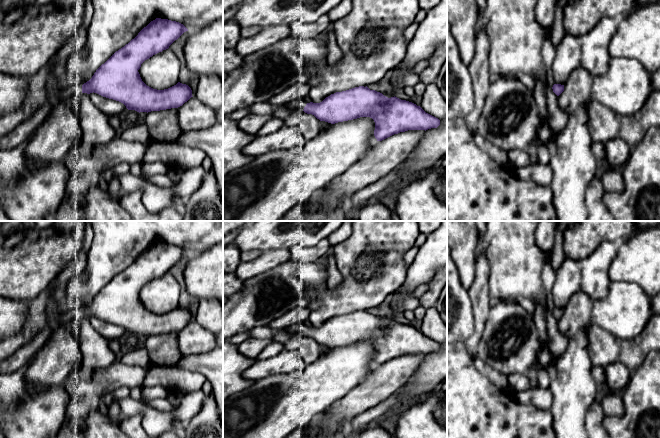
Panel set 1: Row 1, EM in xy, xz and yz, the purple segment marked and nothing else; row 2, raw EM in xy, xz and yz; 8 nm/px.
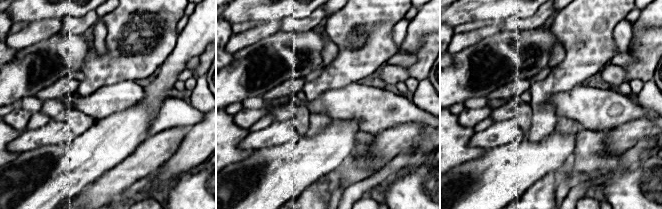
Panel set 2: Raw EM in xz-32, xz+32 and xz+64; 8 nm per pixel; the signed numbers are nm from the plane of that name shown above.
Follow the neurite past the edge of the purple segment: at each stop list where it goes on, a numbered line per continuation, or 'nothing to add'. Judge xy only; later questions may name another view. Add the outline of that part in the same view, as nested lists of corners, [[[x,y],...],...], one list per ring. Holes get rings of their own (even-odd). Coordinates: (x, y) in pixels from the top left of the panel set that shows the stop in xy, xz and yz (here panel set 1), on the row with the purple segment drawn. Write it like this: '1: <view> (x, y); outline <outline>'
1: xy (20, 135); outline [[[82,85],[66,87],[60,93],[48,98],[46,102],[40,106],[28,119],[20,123],[8,134],[0,137],[0,150],[9,150],[26,145],[32,138],[39,125],[50,114],[52,107],[63,99],[70,98],[74,95],[81,97]]]

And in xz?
1: xz (300, 103); outline [[[298,99],[293,102],[290,102],[289,104],[286,104],[290,109],[301,109],[304,110],[304,107],[306,106],[307,102],[305,99]]]

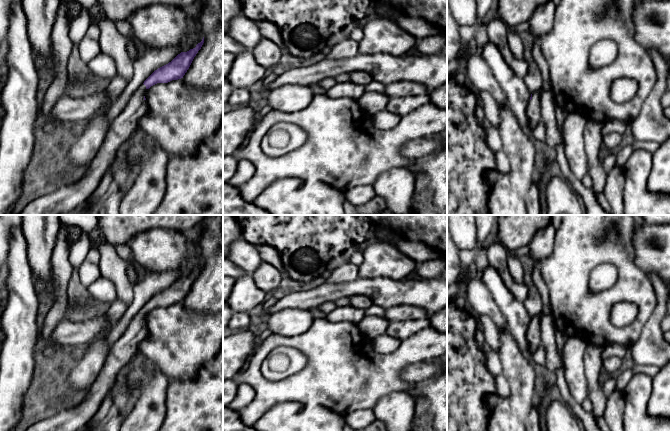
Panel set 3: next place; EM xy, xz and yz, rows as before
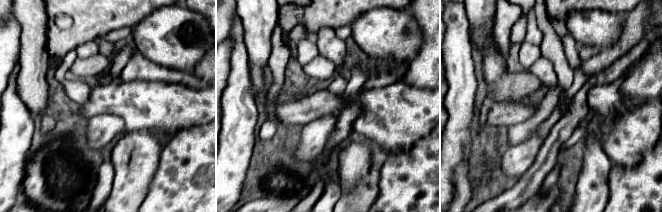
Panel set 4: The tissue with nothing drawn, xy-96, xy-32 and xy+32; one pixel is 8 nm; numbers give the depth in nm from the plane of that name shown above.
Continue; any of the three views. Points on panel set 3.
1: yz (533, 110); outline [[[540,91],[532,94],[532,99],[528,102],[527,115],[528,127],[533,131],[541,121]]]

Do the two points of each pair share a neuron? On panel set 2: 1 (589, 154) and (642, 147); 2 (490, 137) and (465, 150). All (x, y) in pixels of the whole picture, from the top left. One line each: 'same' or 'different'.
1: different
2: different

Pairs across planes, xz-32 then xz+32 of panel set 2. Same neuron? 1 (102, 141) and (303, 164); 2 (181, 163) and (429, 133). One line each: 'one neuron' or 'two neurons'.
1: one neuron
2: one neuron

